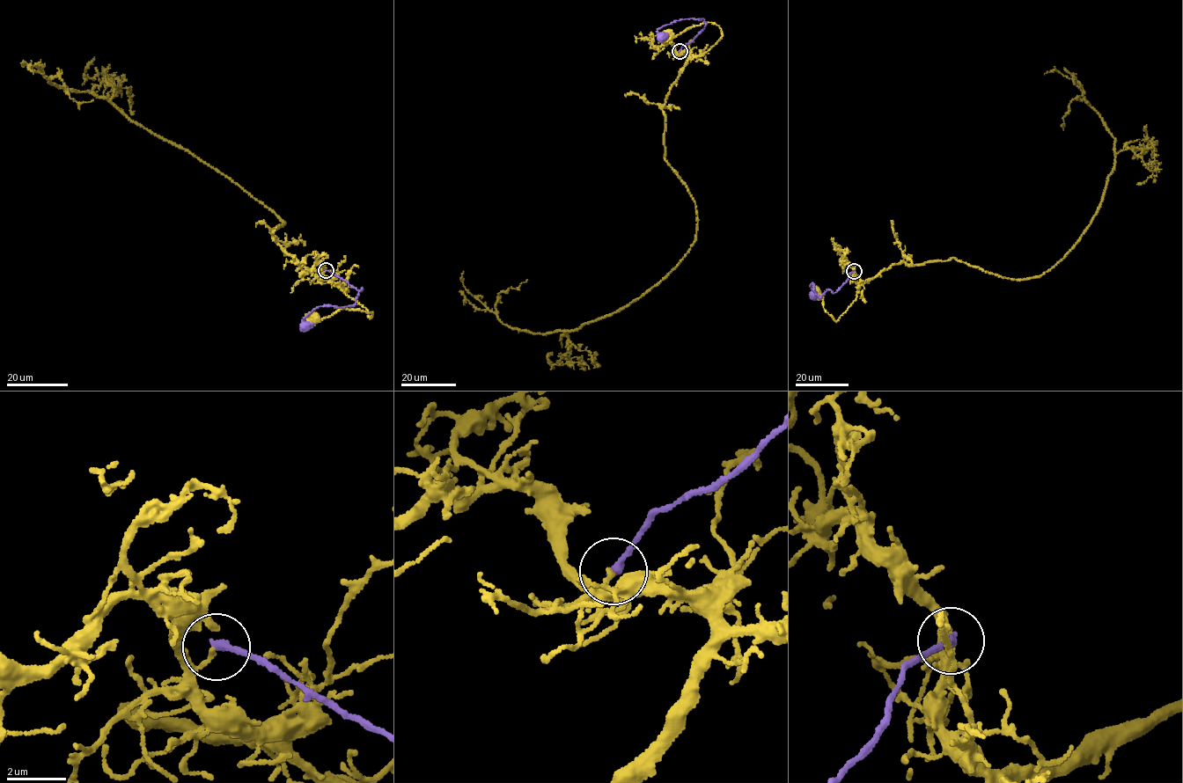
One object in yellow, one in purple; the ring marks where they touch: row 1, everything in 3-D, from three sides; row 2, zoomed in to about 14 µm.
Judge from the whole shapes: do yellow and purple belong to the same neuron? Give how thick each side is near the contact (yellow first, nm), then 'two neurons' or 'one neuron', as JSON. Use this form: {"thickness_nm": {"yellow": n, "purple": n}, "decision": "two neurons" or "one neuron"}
{"thickness_nm": {"yellow": 140, "purple": 280}, "decision": "two neurons"}

